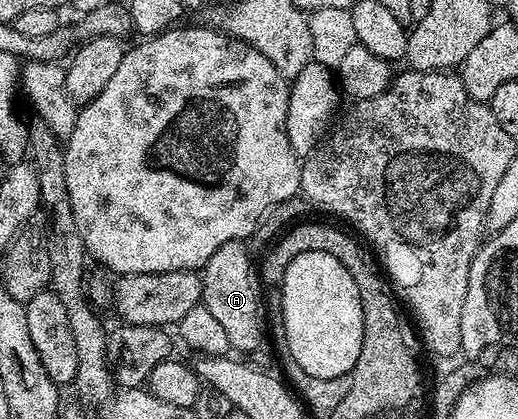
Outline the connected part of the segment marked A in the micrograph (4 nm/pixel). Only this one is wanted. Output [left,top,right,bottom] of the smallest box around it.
[199,240,267,355]

